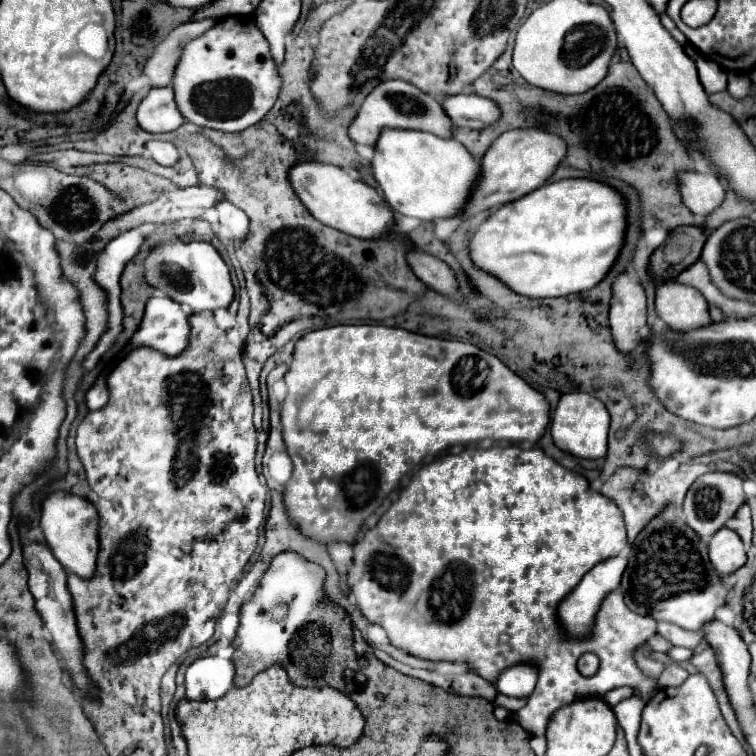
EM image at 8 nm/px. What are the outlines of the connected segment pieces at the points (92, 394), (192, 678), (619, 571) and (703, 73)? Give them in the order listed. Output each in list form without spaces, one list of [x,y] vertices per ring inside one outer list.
[[[99,376],[95,380],[95,384],[91,386],[91,390],[87,390],[85,394],[85,406],[89,410],[99,410],[107,404],[109,400],[109,392],[107,392],[107,384],[105,384],[105,376]]]
[[[219,656],[199,658],[185,672],[185,698],[195,702],[207,702],[221,698],[233,688],[235,668],[231,660]]]
[[[613,556],[613,558],[607,558],[603,562],[599,562],[595,568],[591,568],[587,572],[587,576],[579,582],[579,586],[559,604],[559,620],[561,624],[565,626],[567,632],[571,632],[573,636],[581,638],[581,636],[587,636],[591,626],[593,626],[593,620],[595,620],[595,614],[599,610],[599,604],[601,600],[619,588],[619,582],[621,582],[621,576],[623,576],[623,570],[627,566],[627,558],[623,556]]]
[[[701,56],[695,60],[695,64],[697,64],[699,80],[707,94],[723,92],[727,88],[727,72],[715,60],[707,60],[705,56]]]

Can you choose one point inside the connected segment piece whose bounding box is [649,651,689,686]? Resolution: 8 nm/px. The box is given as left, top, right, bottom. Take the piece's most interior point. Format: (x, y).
(673, 675)

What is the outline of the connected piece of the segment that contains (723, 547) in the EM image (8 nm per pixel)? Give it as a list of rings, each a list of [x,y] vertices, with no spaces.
[[[721,528],[711,540],[709,540],[709,560],[717,574],[733,574],[737,568],[745,566],[747,554],[741,538],[729,530]]]

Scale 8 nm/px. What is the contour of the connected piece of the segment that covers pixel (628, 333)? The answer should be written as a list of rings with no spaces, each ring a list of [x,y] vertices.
[[[627,272],[617,274],[611,284],[613,296],[609,304],[609,322],[615,344],[621,352],[639,346],[639,330],[647,324],[647,298],[643,286]]]

